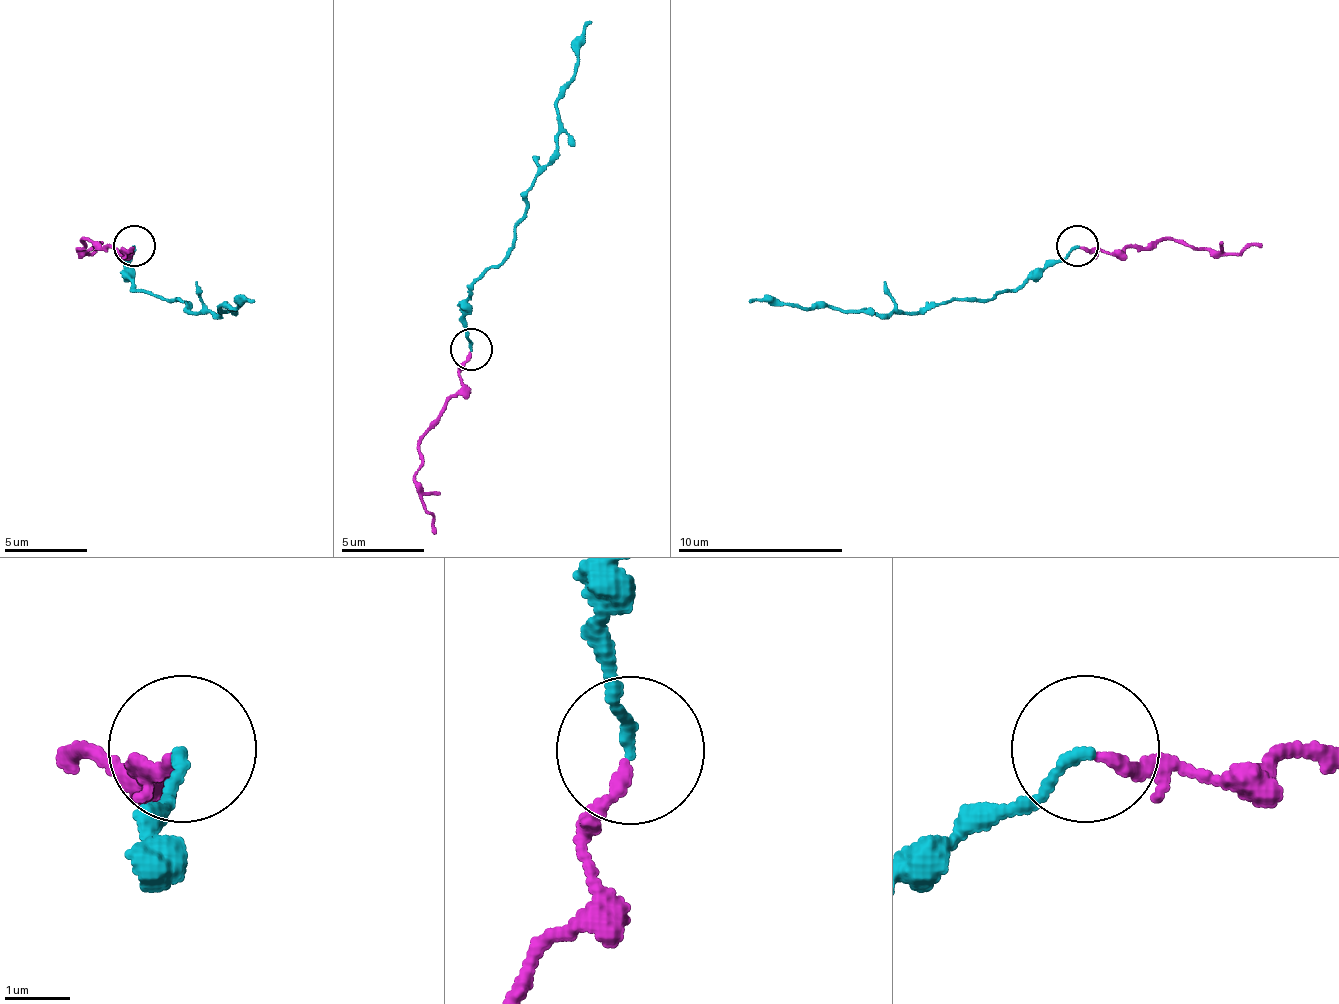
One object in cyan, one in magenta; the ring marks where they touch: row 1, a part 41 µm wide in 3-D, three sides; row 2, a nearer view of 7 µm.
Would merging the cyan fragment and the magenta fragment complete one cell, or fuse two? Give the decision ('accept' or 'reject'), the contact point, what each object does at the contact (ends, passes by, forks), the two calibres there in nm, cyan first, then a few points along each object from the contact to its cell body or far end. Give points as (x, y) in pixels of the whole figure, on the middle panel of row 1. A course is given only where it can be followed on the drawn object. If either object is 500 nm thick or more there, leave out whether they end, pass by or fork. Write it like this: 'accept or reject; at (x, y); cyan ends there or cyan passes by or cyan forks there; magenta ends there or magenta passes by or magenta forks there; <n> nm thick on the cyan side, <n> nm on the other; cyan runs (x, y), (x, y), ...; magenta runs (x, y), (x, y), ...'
accept; at (471, 349); cyan ends there; magenta ends there; 170 nm thick on the cyan side, 200 nm on the other; cyan runs (472, 348), (464, 307), (513, 244), (526, 190), (559, 141), (559, 91), (592, 20); magenta runs (472, 352), (460, 389), (418, 447), (418, 497), (430, 518), (435, 535)

